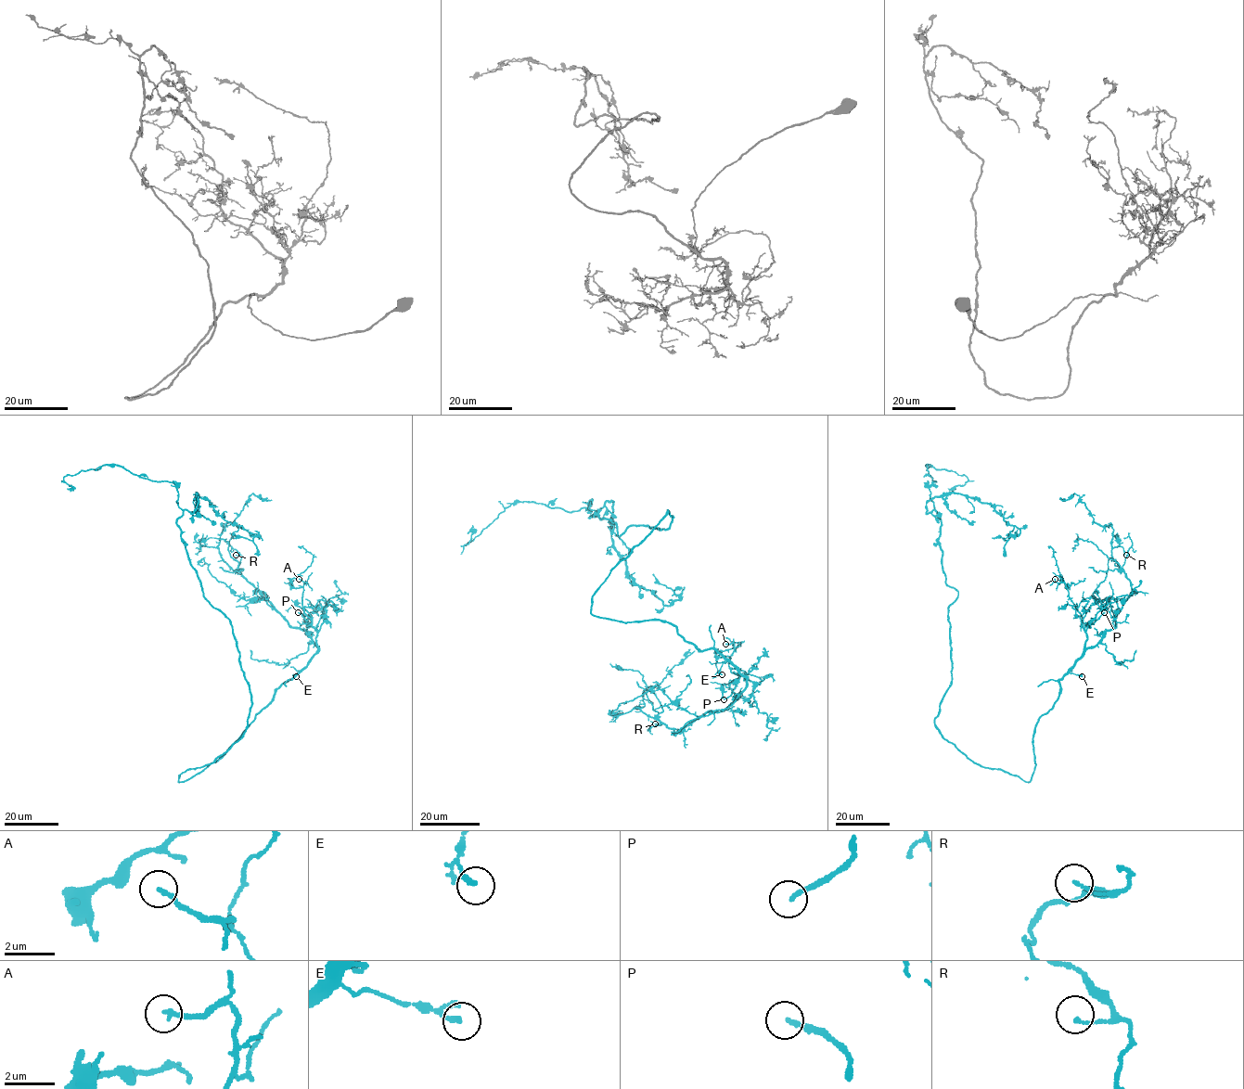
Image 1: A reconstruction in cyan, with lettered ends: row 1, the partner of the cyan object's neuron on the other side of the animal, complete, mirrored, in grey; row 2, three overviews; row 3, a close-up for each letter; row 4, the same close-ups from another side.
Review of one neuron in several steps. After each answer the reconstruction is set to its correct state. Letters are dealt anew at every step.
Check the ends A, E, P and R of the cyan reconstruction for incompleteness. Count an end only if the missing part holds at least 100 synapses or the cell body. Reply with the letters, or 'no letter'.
no letter

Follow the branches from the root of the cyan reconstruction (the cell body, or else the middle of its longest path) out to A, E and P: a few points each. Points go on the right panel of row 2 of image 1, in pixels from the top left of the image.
A: (986, 768), (1031, 781), (1035, 723), (1052, 707), (1059, 680), (1084, 649), (1082, 616), (1066, 585), (1055, 579)
E: (986, 768), (1029, 782), (1035, 766), (1036, 722), (1057, 699), (1059, 680), (1069, 672), (1082, 676)
P: (986, 768), (1031, 781), (1035, 723), (1052, 707), (1059, 680), (1084, 649), (1082, 623), (1093, 623), (1104, 612)

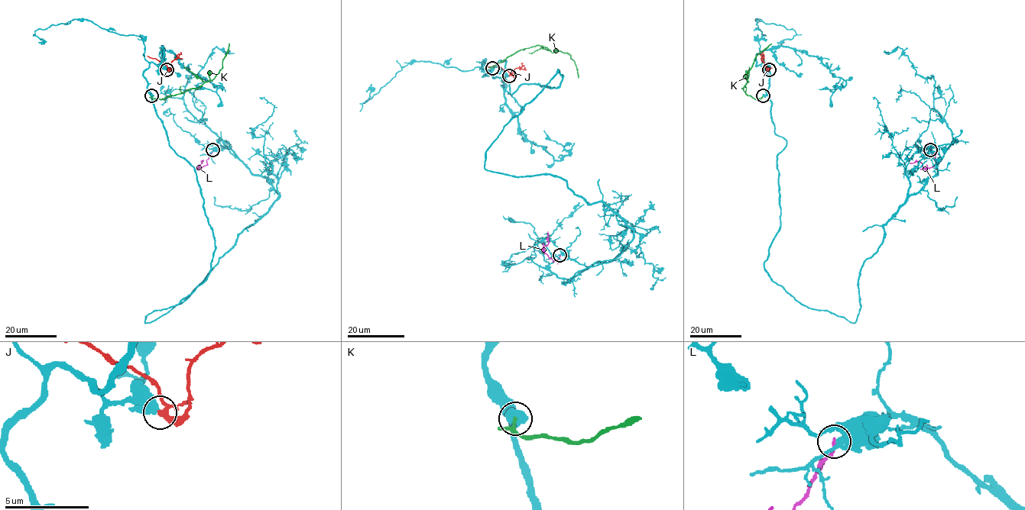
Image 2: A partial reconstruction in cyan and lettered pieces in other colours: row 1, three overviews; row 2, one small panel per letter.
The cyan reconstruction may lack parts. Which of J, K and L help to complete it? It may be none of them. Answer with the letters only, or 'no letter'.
no letter

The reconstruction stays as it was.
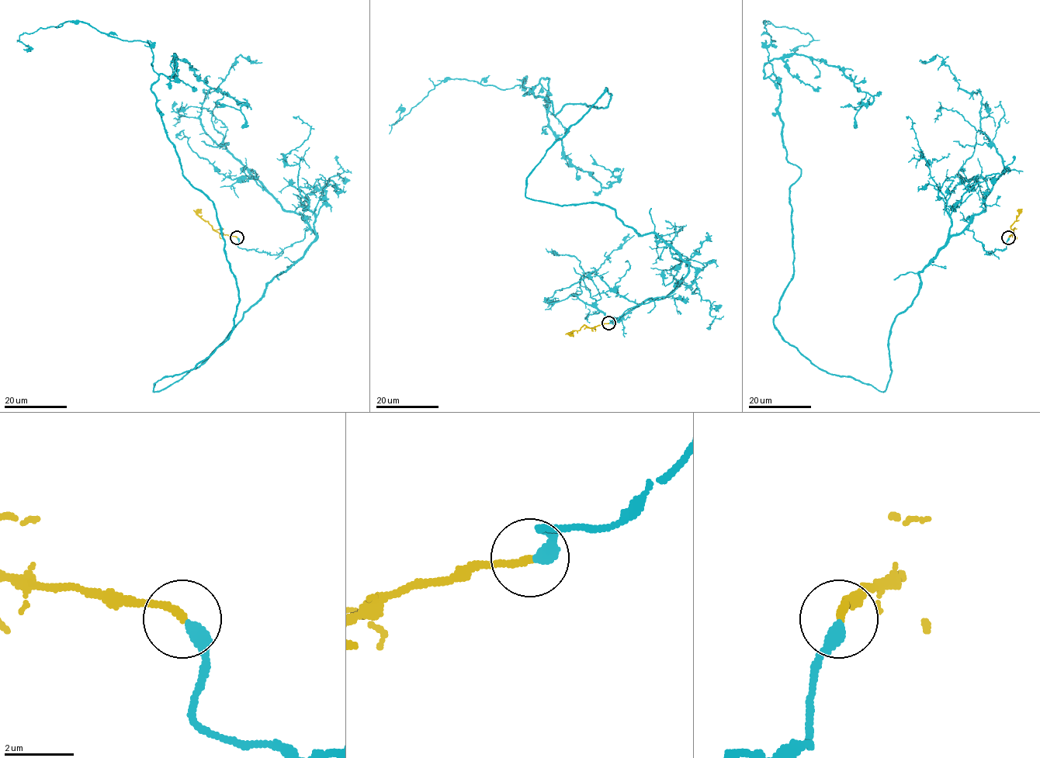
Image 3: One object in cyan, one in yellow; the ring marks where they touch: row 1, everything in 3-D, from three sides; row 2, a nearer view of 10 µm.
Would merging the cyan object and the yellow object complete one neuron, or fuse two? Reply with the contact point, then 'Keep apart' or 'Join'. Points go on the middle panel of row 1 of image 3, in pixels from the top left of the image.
Place: (608, 323). Join

